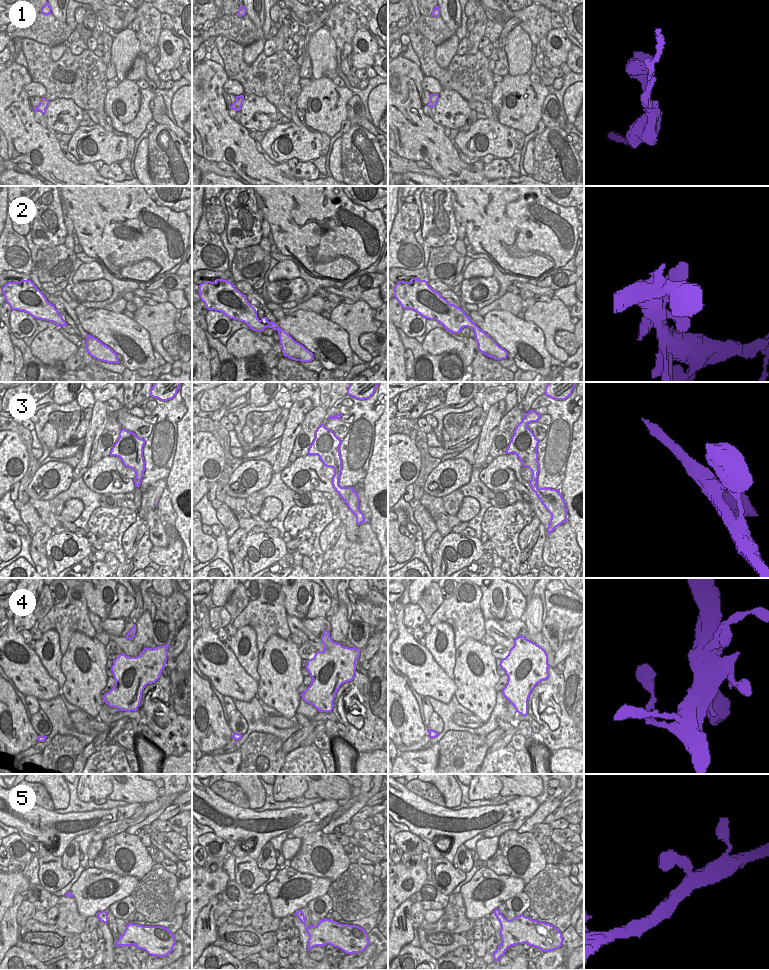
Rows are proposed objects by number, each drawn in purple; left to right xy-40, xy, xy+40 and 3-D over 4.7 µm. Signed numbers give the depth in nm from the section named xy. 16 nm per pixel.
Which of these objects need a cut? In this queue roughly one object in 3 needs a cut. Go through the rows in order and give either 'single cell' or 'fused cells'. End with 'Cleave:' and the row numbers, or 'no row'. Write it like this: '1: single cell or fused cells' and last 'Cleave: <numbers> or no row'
1: single cell
2: single cell
3: single cell
4: single cell
5: single cell
Cleave: no row

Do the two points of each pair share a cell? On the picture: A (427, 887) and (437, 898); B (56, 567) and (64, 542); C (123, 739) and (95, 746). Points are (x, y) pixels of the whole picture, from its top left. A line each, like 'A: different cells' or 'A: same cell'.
A: same cell
B: same cell
C: different cells

